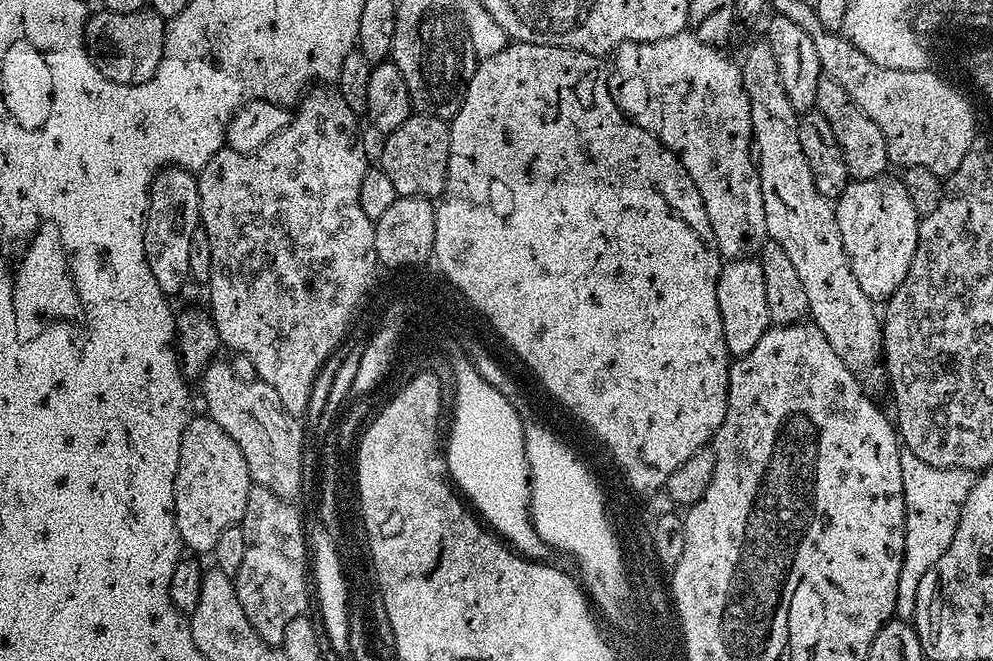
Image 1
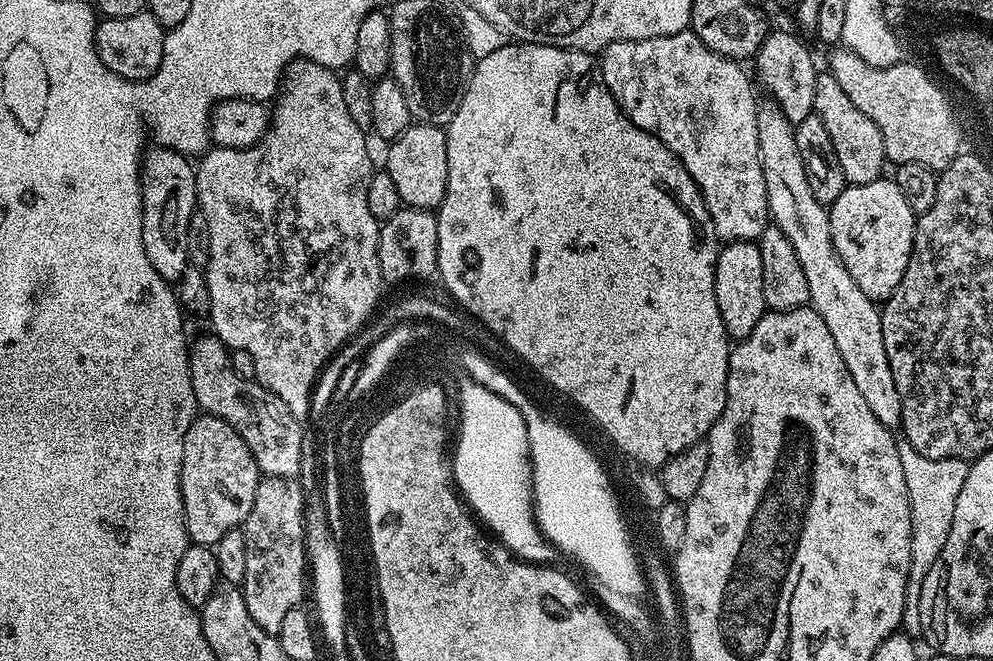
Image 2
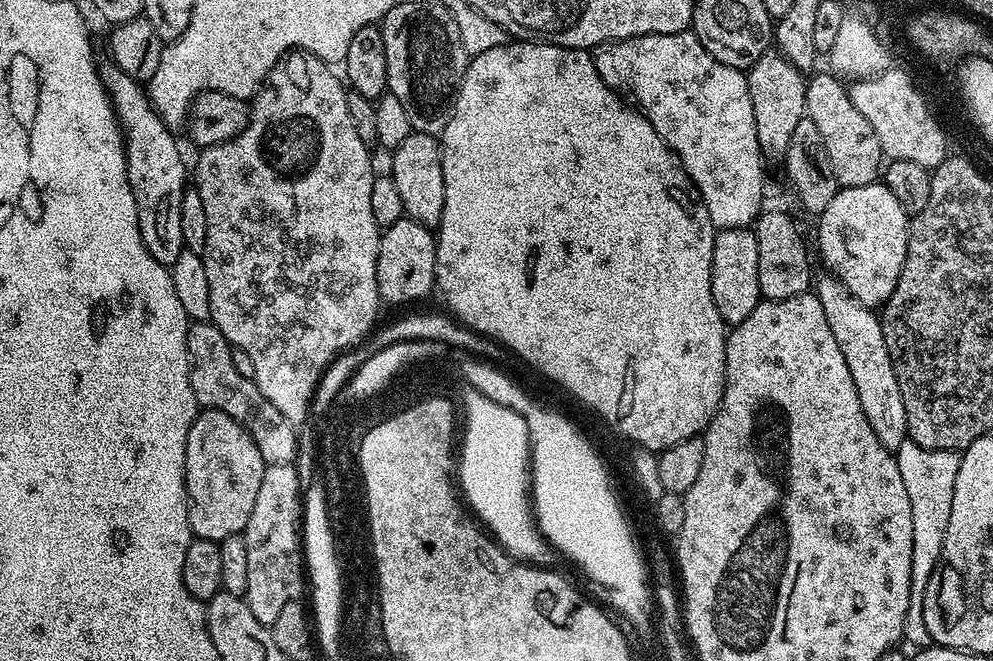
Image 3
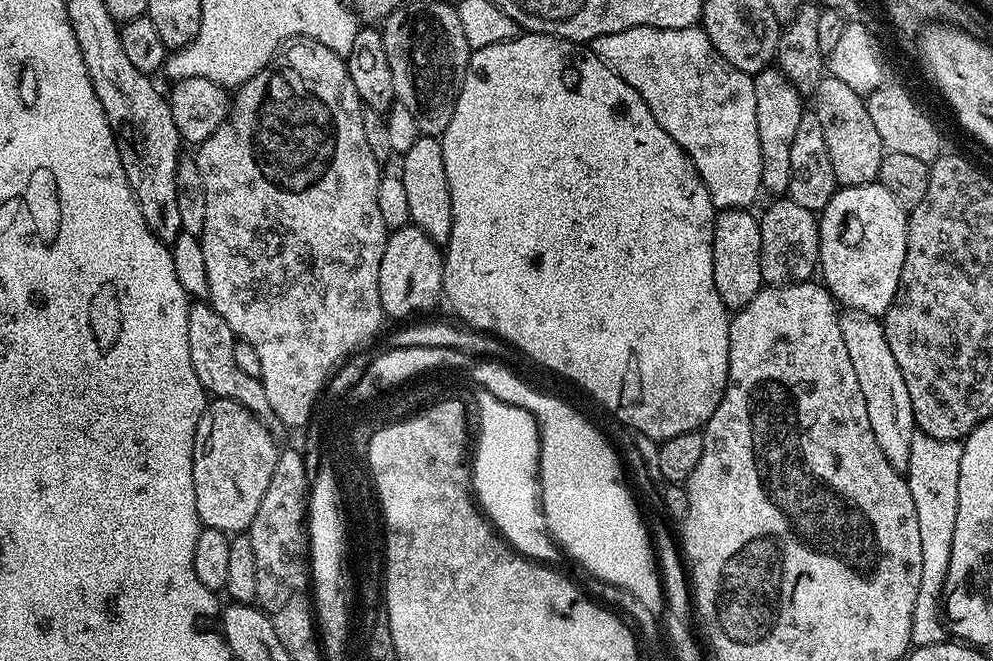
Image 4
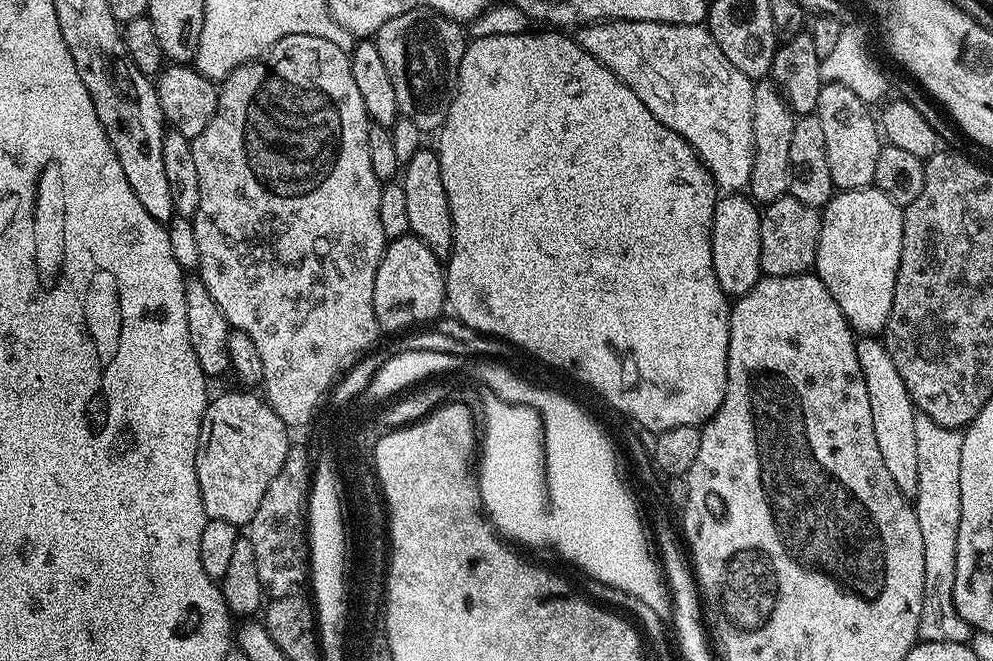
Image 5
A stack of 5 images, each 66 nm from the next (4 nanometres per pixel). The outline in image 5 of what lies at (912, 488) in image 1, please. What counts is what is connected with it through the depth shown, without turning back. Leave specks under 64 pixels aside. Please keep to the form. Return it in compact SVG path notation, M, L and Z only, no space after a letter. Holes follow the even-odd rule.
M917 415L914 435L918 446L918 490L914 493L914 507L918 527L922 529L922 546L926 549L926 582L922 618L918 622L919 639L924 642L968 644L974 630L960 617L954 600L958 522L962 518L960 471L964 433L938 426L938 422L929 416Z

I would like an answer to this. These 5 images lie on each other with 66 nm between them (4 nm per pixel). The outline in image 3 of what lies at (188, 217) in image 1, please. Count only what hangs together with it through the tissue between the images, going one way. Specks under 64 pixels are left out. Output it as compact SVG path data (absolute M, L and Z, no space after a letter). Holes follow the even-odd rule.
M115 62L107 63L101 63L98 71L124 134L126 170L132 192L136 195L138 230L153 258L161 266L171 266L184 249L182 198L190 180L190 172L184 169L184 156L180 153L179 142L168 129L171 128L169 121L160 116L148 97L145 85L121 70Z

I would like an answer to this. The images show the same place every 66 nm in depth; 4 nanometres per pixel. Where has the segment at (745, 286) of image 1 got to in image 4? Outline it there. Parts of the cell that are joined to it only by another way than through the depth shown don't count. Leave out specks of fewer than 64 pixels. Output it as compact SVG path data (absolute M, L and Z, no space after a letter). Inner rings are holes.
M726 208L716 213L714 226L714 286L718 286L718 298L730 310L744 308L765 287L762 278L760 255L762 234L757 213L748 208Z

